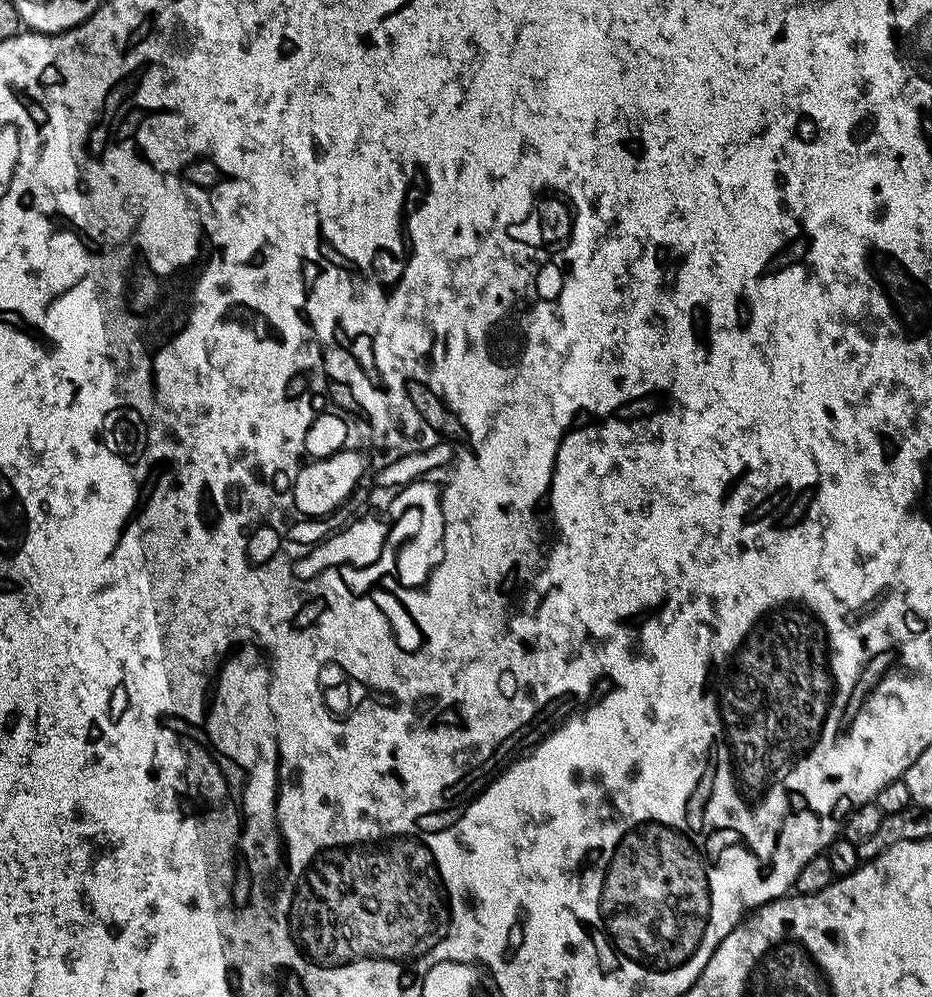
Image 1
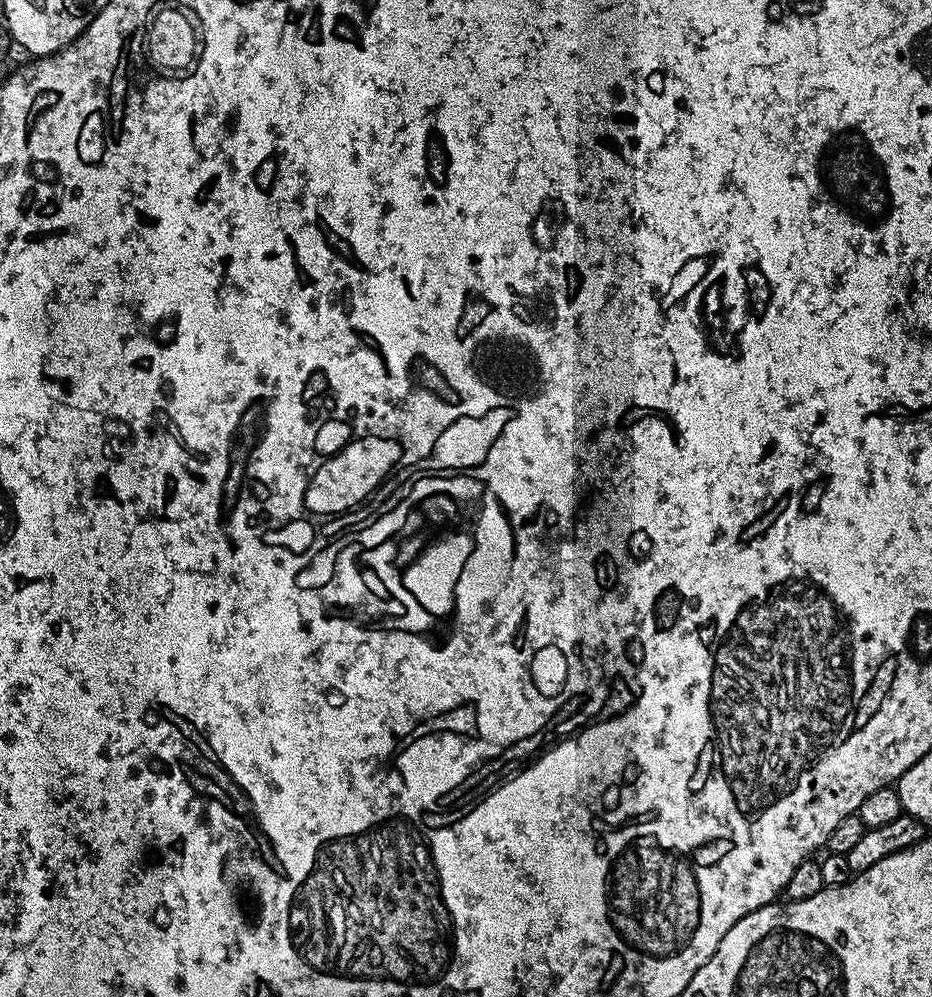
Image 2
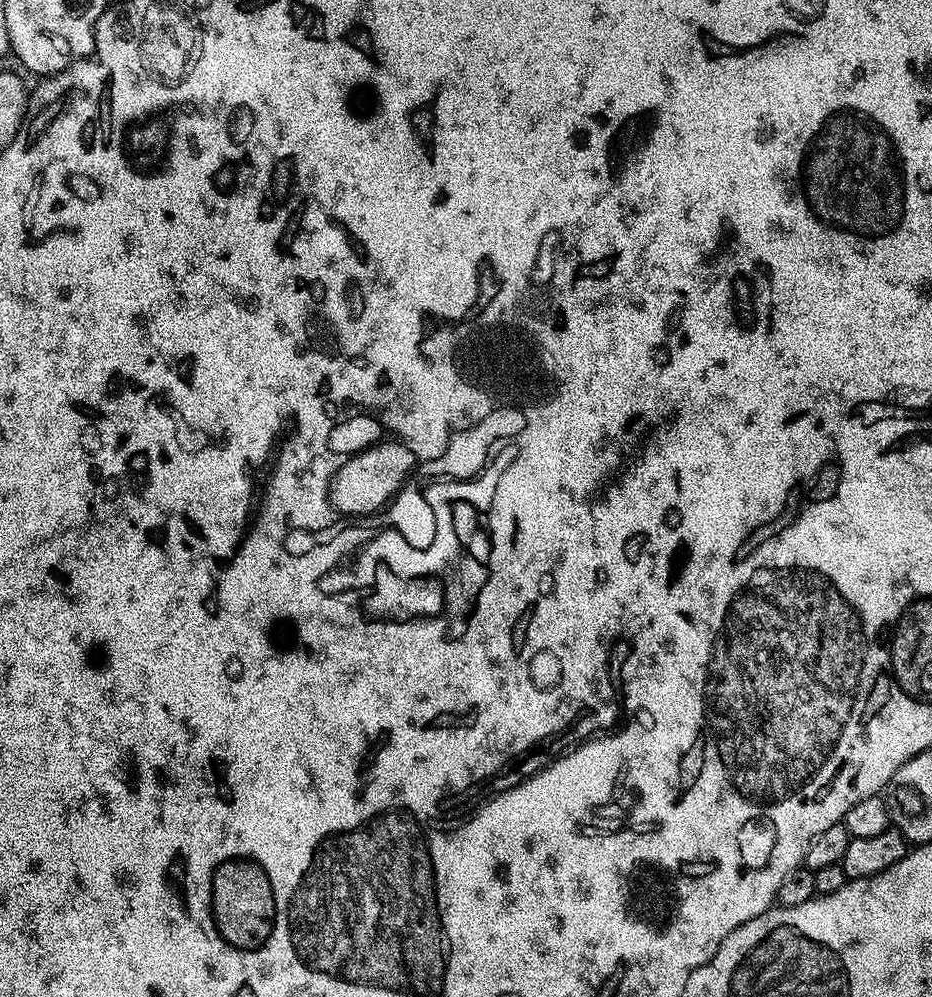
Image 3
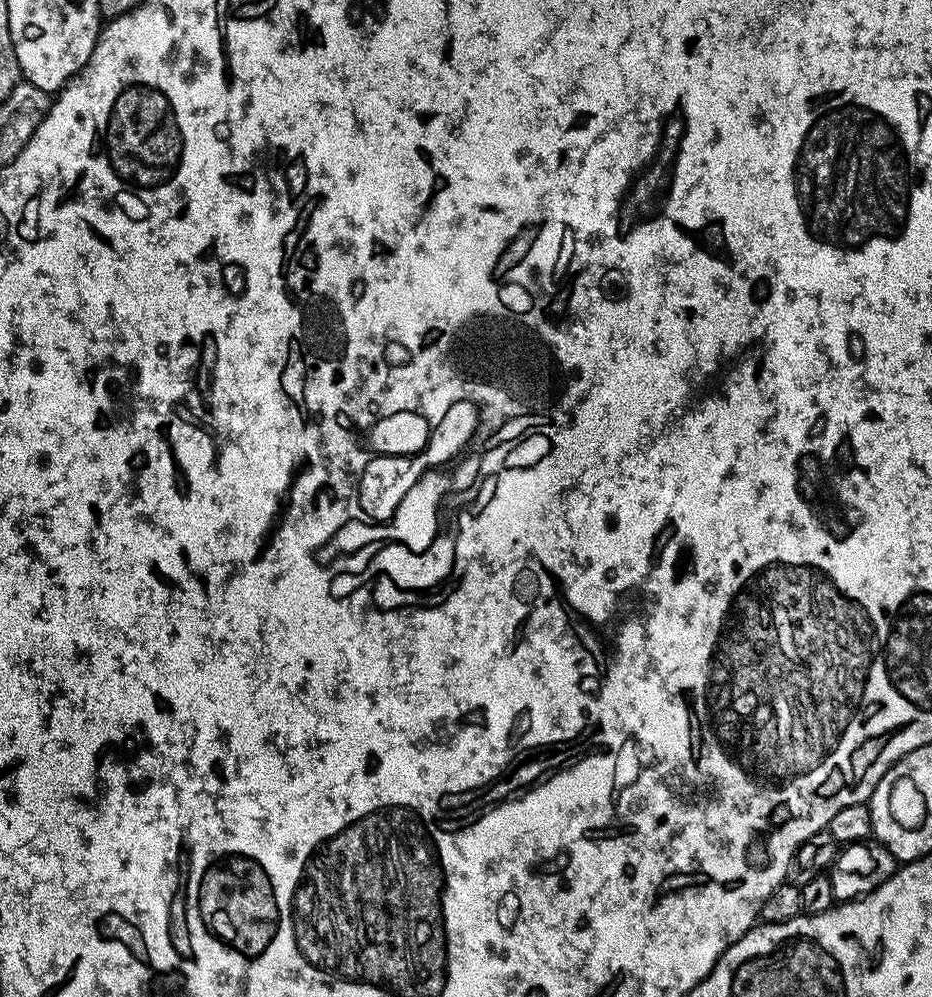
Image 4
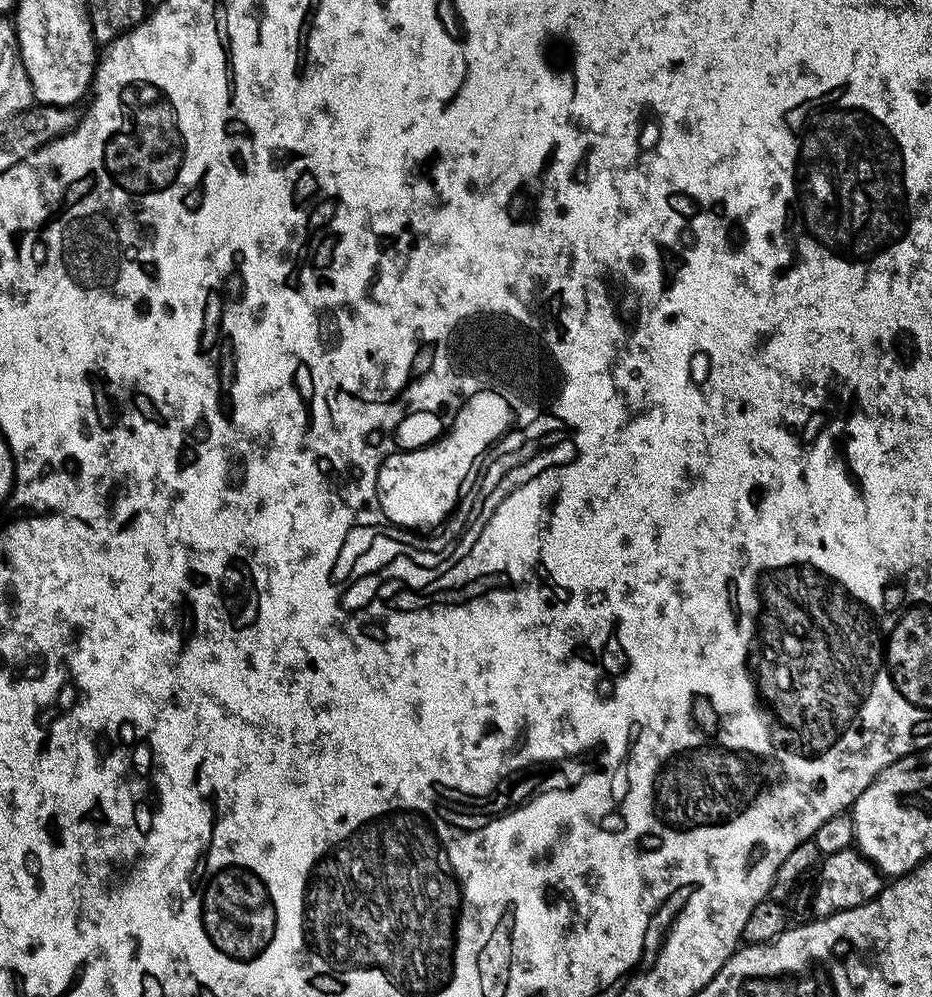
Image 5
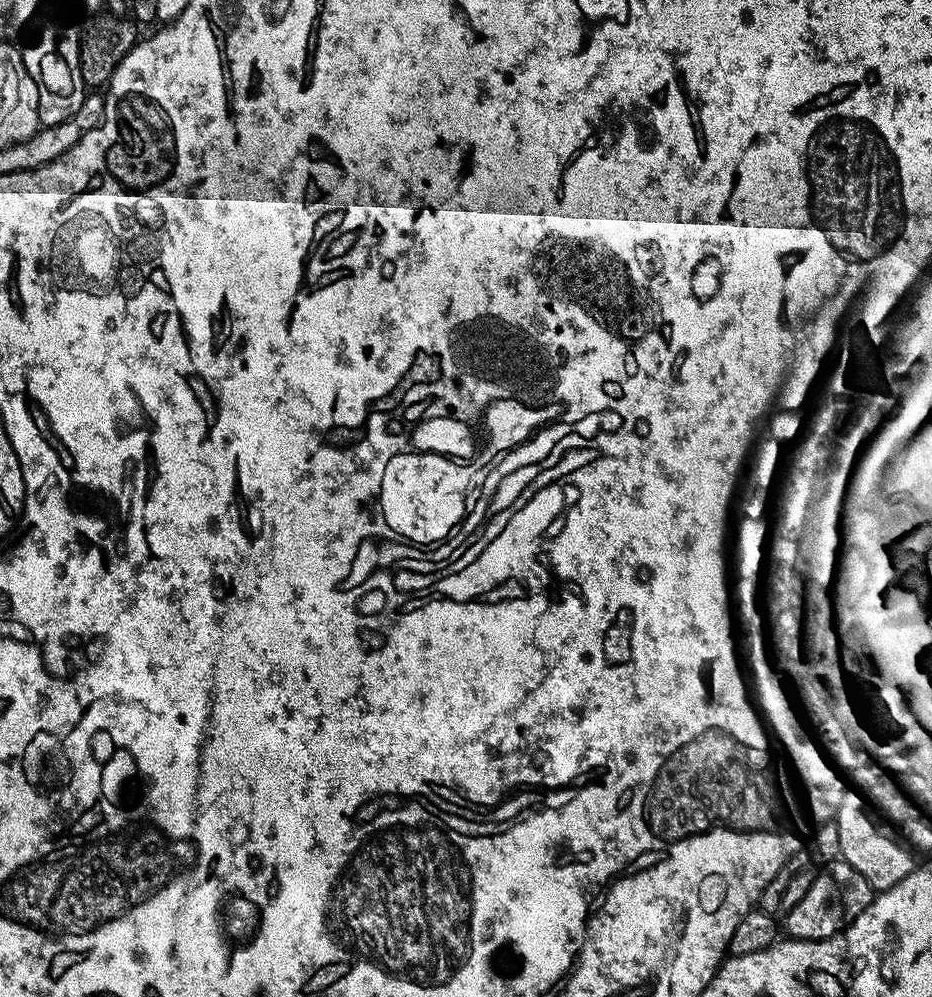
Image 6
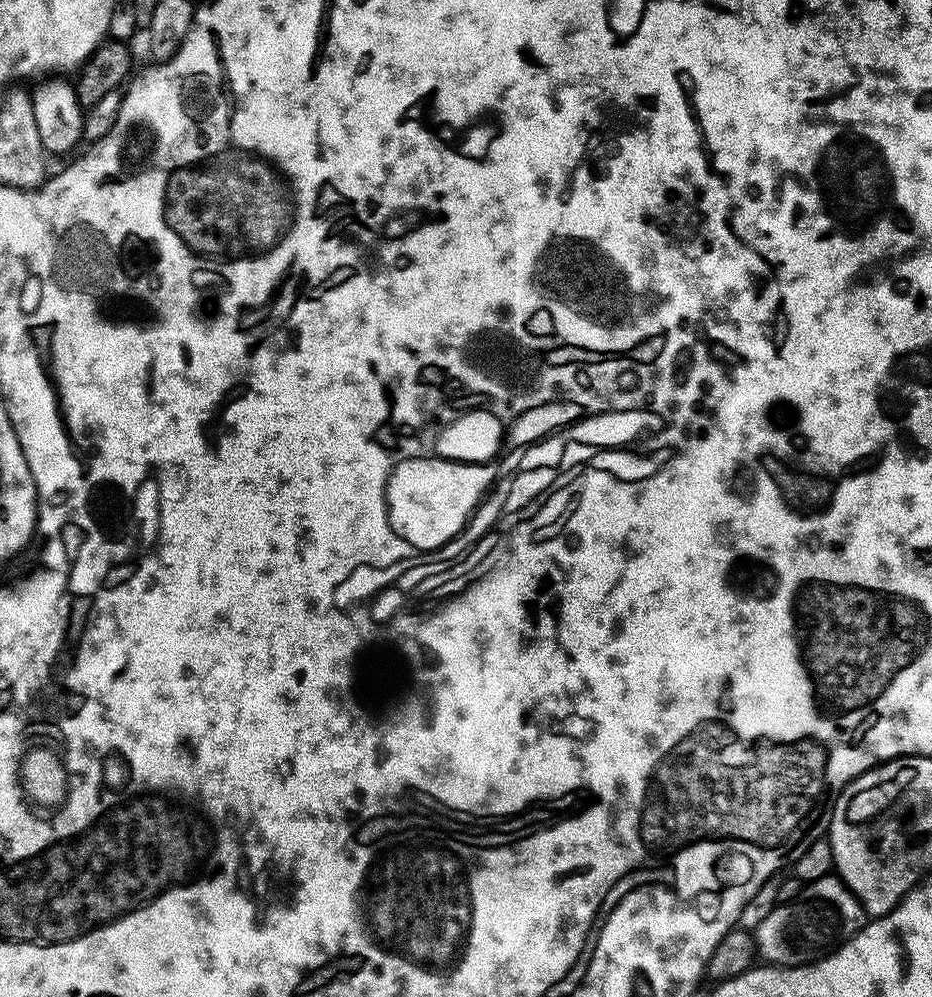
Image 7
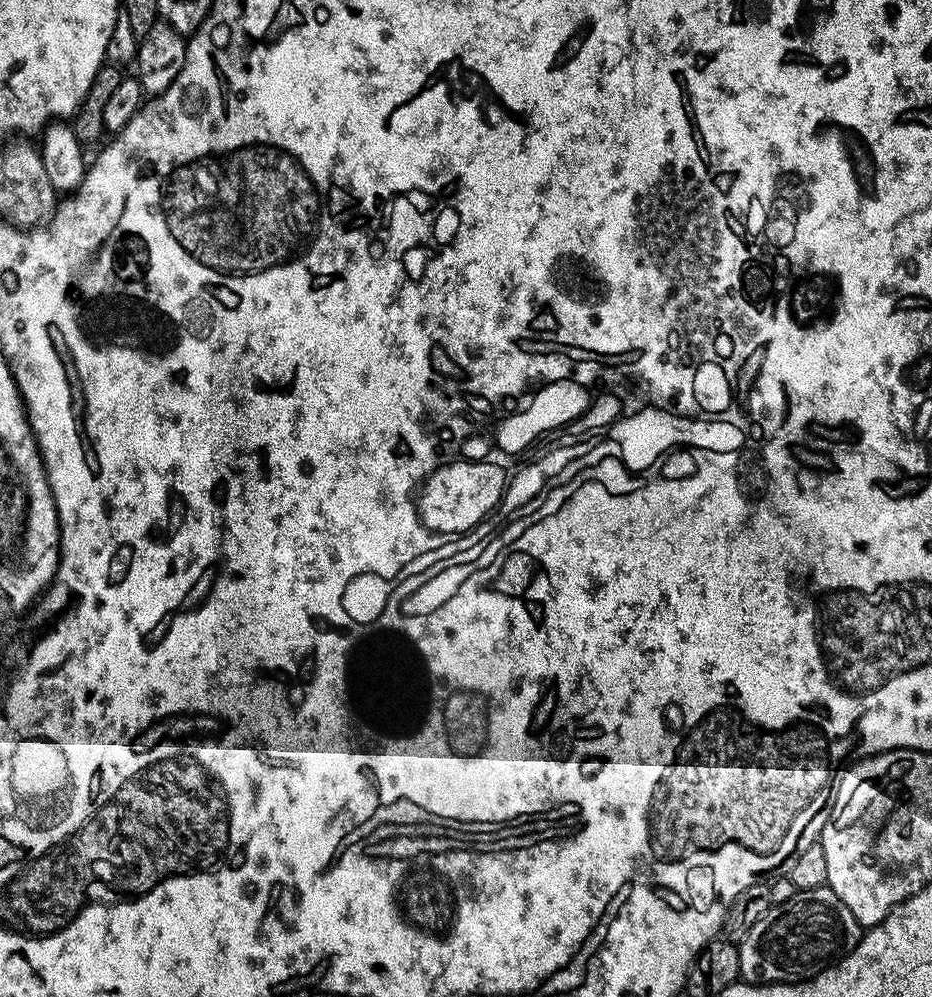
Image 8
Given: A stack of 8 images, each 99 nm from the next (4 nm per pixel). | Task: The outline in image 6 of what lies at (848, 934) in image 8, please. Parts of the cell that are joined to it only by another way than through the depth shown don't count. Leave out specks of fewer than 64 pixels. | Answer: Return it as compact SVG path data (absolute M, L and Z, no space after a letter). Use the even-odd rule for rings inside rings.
M833 862L817 875L810 890L806 890L806 898L802 898L798 906L787 909L783 913L783 931L785 928L789 932L787 935L793 941L825 940L831 936L837 936L839 932L843 932L848 927L851 920L858 918L858 914L862 914L862 910L866 910L866 906L870 906L873 898L874 889L860 874L848 864Z

